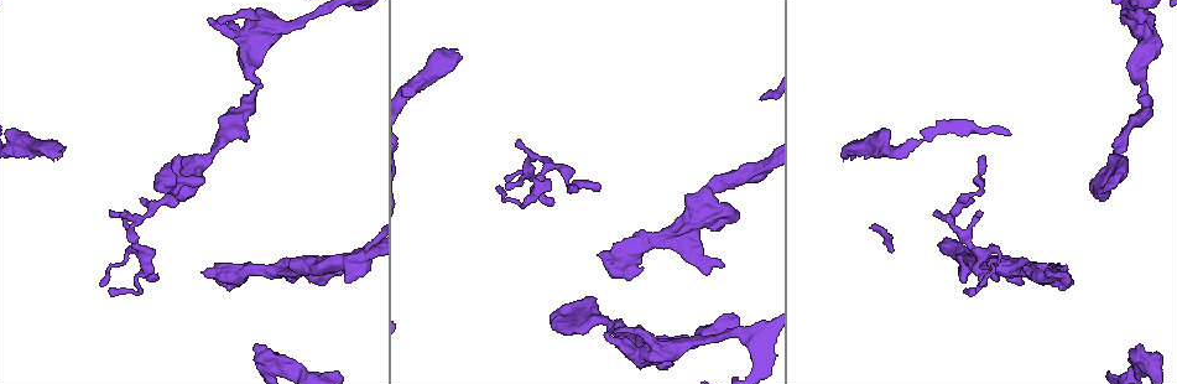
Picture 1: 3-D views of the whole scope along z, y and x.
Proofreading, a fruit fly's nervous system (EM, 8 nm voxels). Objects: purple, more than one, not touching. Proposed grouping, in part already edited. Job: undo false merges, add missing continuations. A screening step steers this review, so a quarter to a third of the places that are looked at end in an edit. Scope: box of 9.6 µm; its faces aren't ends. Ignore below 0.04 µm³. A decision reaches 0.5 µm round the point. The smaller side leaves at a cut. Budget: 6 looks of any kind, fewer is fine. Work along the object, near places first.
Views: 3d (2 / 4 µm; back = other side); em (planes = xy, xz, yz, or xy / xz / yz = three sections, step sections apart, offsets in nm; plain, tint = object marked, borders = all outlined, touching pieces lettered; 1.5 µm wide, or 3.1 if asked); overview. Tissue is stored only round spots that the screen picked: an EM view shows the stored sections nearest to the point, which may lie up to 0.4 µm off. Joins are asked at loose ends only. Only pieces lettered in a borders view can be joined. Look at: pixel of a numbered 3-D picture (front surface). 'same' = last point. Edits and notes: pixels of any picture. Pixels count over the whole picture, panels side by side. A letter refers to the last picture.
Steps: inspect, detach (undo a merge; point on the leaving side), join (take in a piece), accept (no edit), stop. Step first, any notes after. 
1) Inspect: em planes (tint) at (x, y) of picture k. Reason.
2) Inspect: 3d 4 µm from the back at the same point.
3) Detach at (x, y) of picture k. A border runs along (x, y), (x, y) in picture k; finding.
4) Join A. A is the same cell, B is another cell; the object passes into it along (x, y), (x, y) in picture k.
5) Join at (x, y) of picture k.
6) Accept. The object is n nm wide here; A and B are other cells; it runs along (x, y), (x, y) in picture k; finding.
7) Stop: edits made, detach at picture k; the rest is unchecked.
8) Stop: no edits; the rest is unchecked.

Inspect: em planes (borders) at (720, 266) of picture 1. An open end.

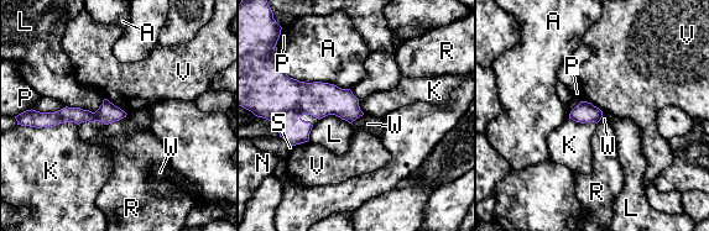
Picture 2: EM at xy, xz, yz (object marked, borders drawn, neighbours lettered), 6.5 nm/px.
Accept. A, K, L, N, P, R, S, V and W are other cells; a border runs along (103, 100), (94, 111), (64, 106) in picture 2; none of them fits.

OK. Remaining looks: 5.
Inspect: em planes (borders) at (169, 188) of picture 1.

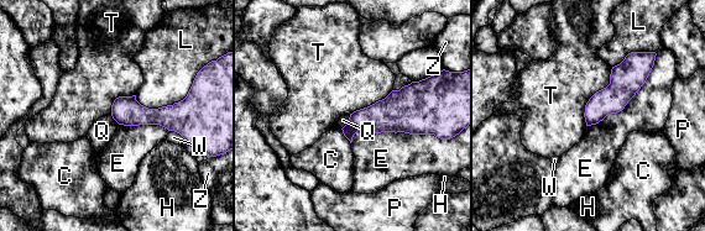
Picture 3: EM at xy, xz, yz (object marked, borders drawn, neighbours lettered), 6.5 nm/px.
Accept. The object is 200 nm wide here; C, E, H, L, P, Q, T, W and Z are other cells; a border runs along (219, 56), (182, 99), (135, 99) in picture 3; no lettered piece goes on from it.

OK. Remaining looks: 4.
Inspect: em planes (tint) at (259, 83) of picture 1. Thick turns thin.

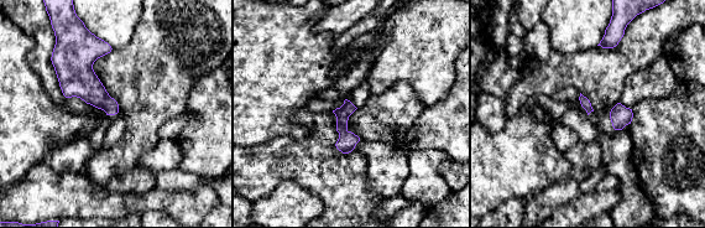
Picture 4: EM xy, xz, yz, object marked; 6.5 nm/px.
Inspect: em planes (borders) at the same point. See the neighbours.

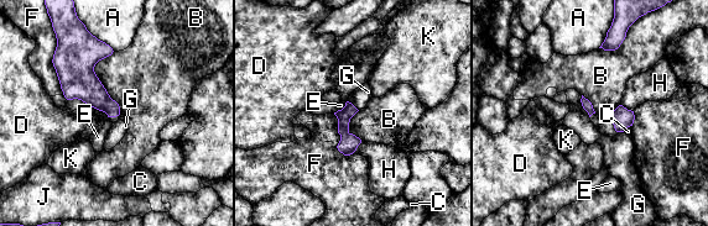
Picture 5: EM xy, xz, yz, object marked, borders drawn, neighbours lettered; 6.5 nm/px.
Accept. A, B, C, D, E, F, G, H, J and K are other cells; a border runs along (581, 95), (581, 105), (589, 117) in picture 5; continuous, no second neuron.

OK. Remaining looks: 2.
Stop: no edits; the rest is unchecked.

